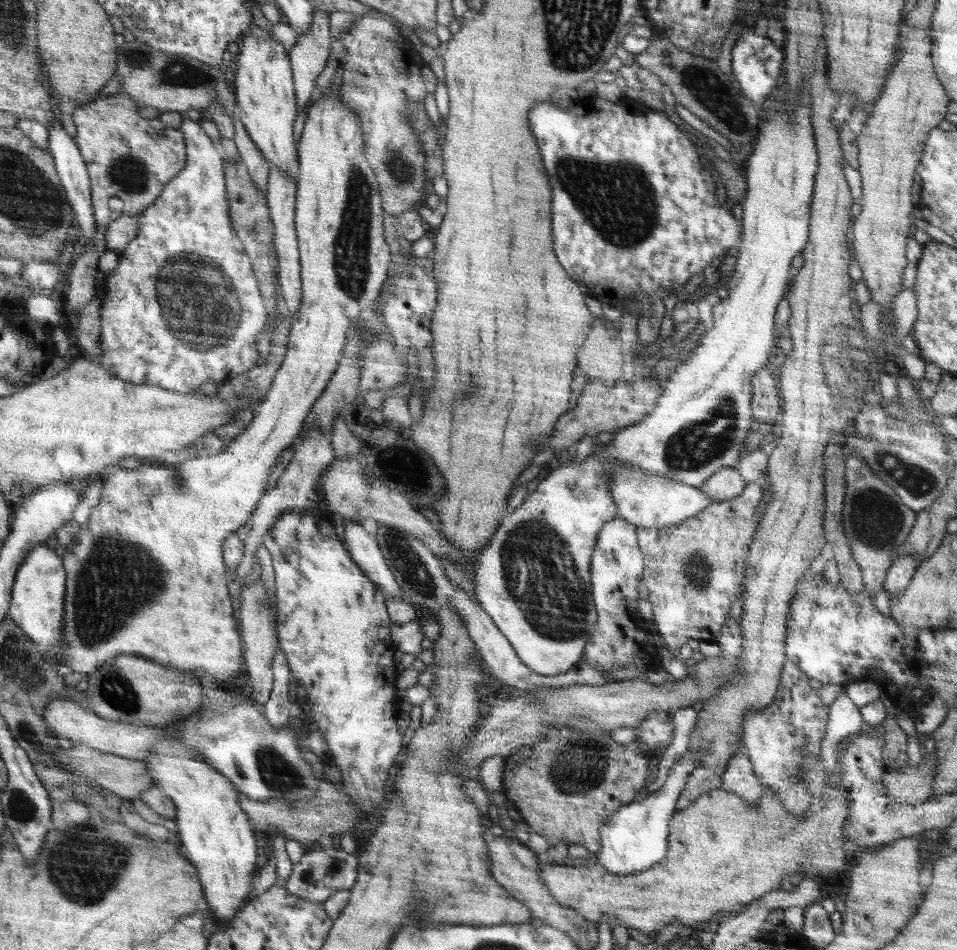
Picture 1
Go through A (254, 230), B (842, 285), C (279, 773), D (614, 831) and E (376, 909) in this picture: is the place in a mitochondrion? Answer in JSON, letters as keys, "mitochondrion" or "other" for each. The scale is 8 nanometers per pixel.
{"A":"mitochondrion","B":"other","C":"mitochondrion","D":"other","E":"other"}

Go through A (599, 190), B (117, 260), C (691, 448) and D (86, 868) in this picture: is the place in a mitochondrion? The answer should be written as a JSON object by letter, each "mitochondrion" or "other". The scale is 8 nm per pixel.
{"A":"mitochondrion","B":"other","C":"mitochondrion","D":"mitochondrion"}

